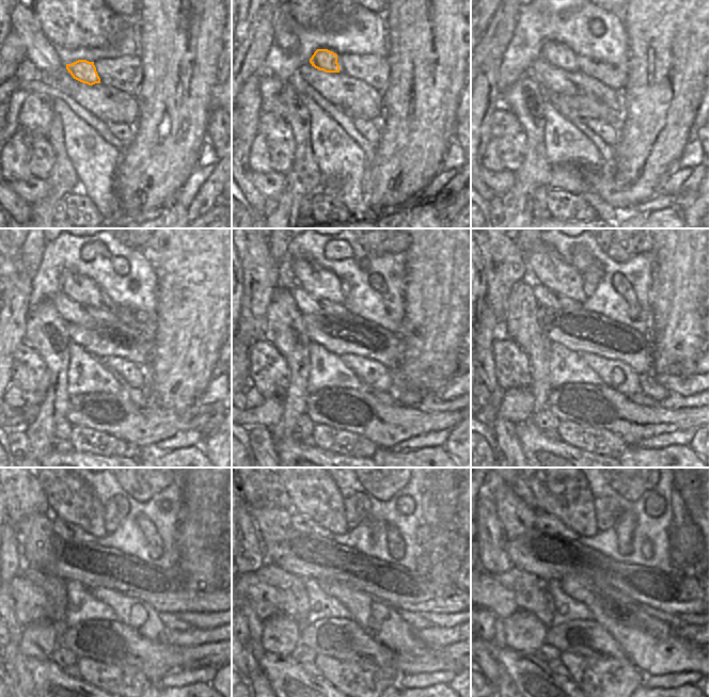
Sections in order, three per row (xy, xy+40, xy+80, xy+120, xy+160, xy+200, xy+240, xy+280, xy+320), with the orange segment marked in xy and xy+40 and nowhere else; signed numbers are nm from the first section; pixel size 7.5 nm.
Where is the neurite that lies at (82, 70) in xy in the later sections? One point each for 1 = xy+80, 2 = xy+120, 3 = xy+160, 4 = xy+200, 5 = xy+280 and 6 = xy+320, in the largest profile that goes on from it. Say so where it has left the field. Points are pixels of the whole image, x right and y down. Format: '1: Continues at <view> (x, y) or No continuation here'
1: Continues at xy+80 (558, 54)
2: Continues at xy+120 (80, 288)
3: Continues at xy+160 (321, 284)
4: Continues at xy+200 (545, 265)
5: Continues at xy+280 (313, 493)
6: Continues at xy+320 (558, 491).

